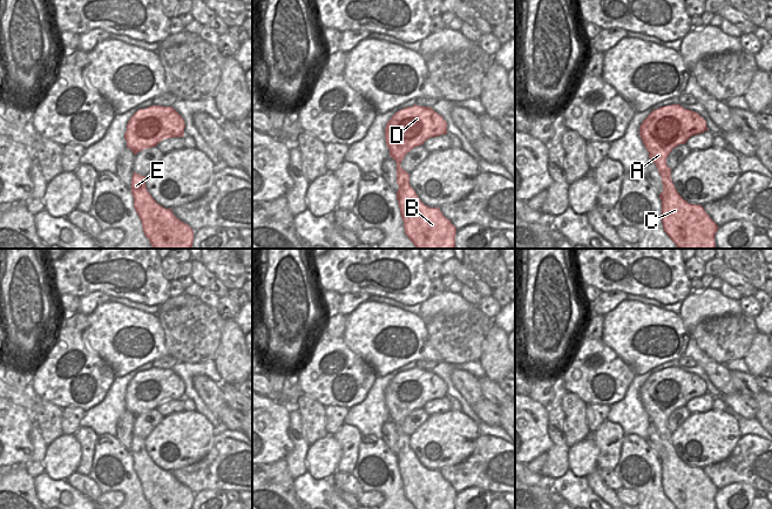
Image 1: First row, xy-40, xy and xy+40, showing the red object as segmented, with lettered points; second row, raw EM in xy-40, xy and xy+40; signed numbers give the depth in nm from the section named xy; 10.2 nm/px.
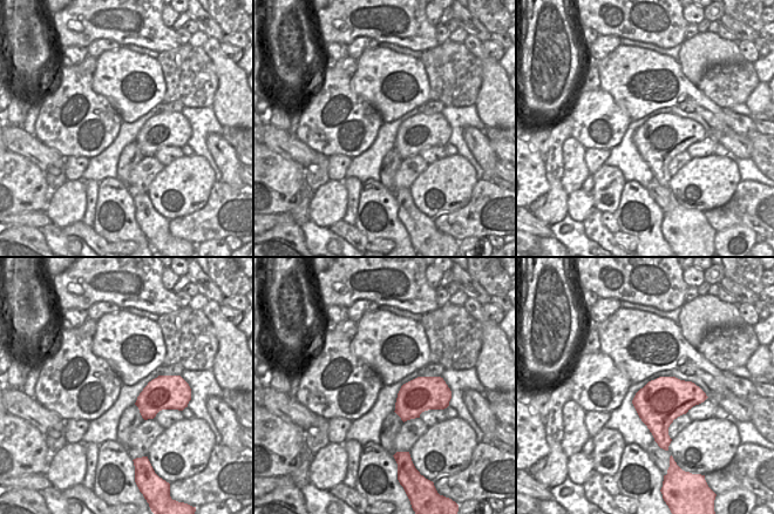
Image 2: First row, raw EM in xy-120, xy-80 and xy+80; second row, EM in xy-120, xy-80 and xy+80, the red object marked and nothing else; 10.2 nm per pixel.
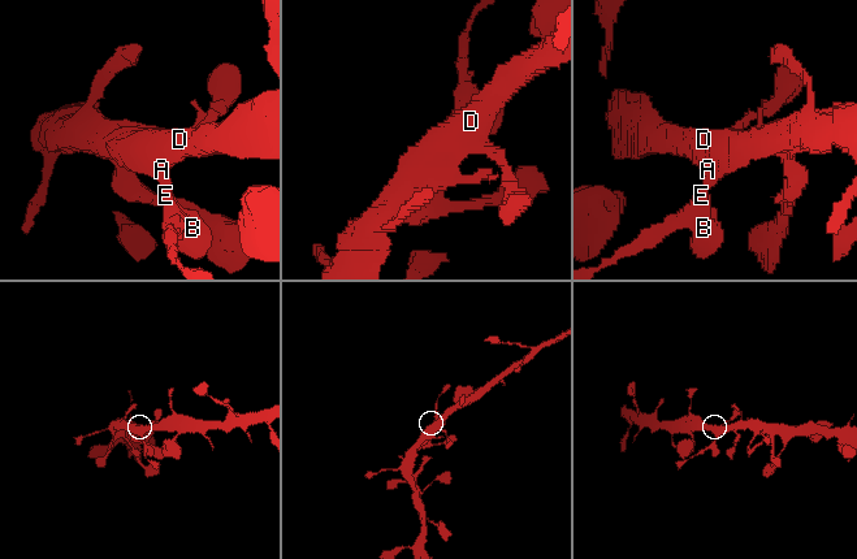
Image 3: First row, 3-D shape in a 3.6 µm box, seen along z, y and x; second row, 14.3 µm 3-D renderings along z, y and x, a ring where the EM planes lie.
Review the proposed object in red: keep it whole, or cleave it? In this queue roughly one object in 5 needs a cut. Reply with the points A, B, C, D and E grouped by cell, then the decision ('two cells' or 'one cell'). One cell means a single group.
groups A B C D E; one cell

